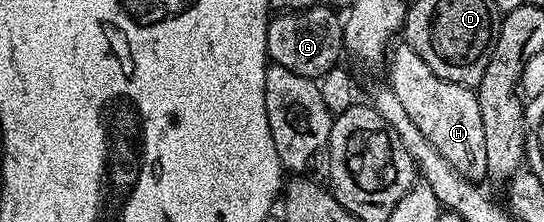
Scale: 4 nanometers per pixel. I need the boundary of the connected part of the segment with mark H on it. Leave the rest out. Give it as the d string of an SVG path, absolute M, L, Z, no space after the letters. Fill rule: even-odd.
M403 42L397 44L397 48L395 45L391 49L386 60L386 69L388 68L387 87L391 88L395 97L402 102L403 109L410 114L415 126L418 126L418 129L422 130L422 134L430 140L430 145L434 146L438 153L442 154L447 162L450 162L451 166L458 170L459 174L464 175L470 181L482 181L482 178L485 179L488 176L486 130L482 130L482 110L478 106L476 92L467 84L450 82L446 78L434 74L434 70L430 70L430 66L426 66L426 62L422 62L422 58L413 48Z

